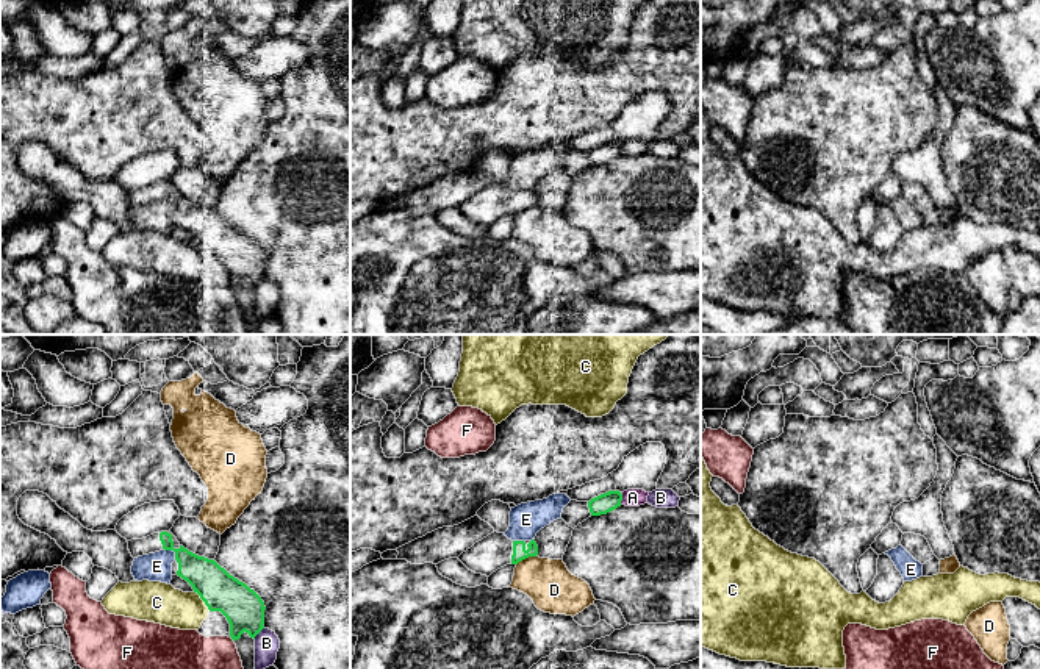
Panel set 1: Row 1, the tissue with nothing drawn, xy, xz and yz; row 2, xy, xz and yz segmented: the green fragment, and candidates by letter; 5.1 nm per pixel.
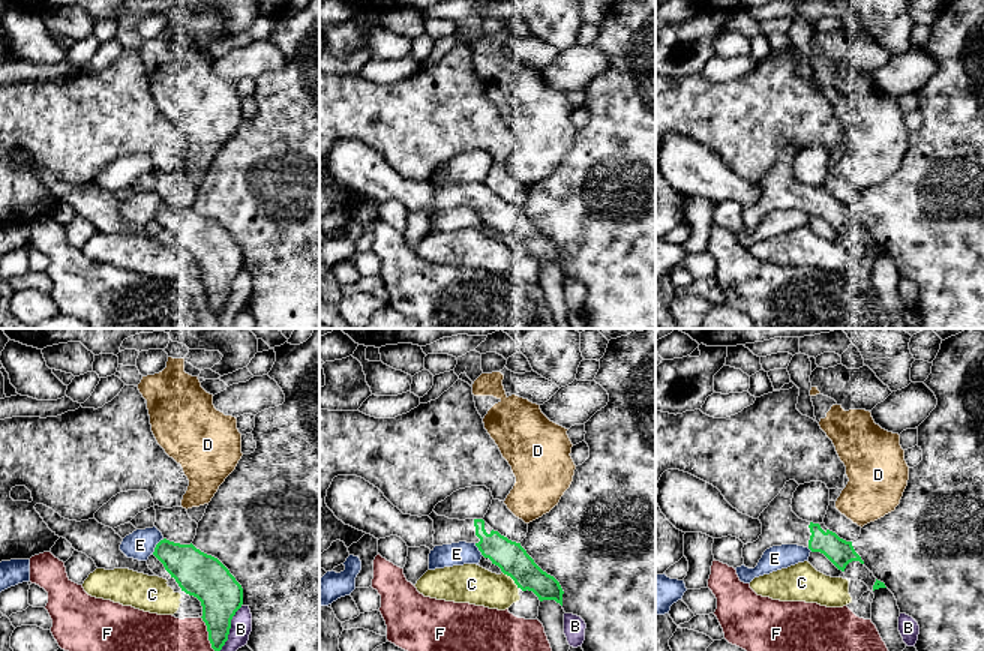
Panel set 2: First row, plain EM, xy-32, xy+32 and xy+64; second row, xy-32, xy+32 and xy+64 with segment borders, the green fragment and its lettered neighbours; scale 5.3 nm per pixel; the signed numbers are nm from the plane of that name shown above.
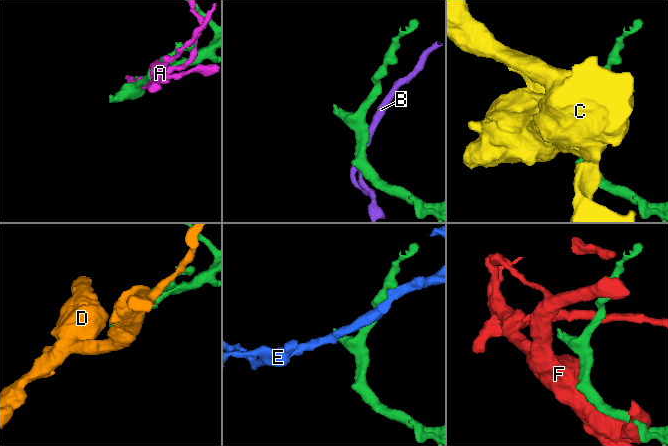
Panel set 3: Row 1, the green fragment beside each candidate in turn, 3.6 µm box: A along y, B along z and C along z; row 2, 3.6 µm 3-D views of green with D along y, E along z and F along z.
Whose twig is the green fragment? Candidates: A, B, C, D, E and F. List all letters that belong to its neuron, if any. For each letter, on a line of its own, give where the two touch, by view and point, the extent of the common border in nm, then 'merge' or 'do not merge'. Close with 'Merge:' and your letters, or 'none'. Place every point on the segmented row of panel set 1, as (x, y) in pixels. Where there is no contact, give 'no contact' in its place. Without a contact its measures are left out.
A: contact xz (621, 499); length 60 nm; do not merge
B: contact xy (258, 632); length 80 nm; do not merge
C: contact xy (202, 599); length 130 nm; do not merge
D: contact xz (526, 557); length 120 nm; do not merge
E: contact xy (172, 549); length 90 nm; do not merge
F: no contact; do not merge
Merge: none

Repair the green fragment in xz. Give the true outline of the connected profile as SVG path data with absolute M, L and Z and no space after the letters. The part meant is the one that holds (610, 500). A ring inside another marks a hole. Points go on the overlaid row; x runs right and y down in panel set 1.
M608 491L588 502L591 516L607 514L621 506L622 494L619 491Z

